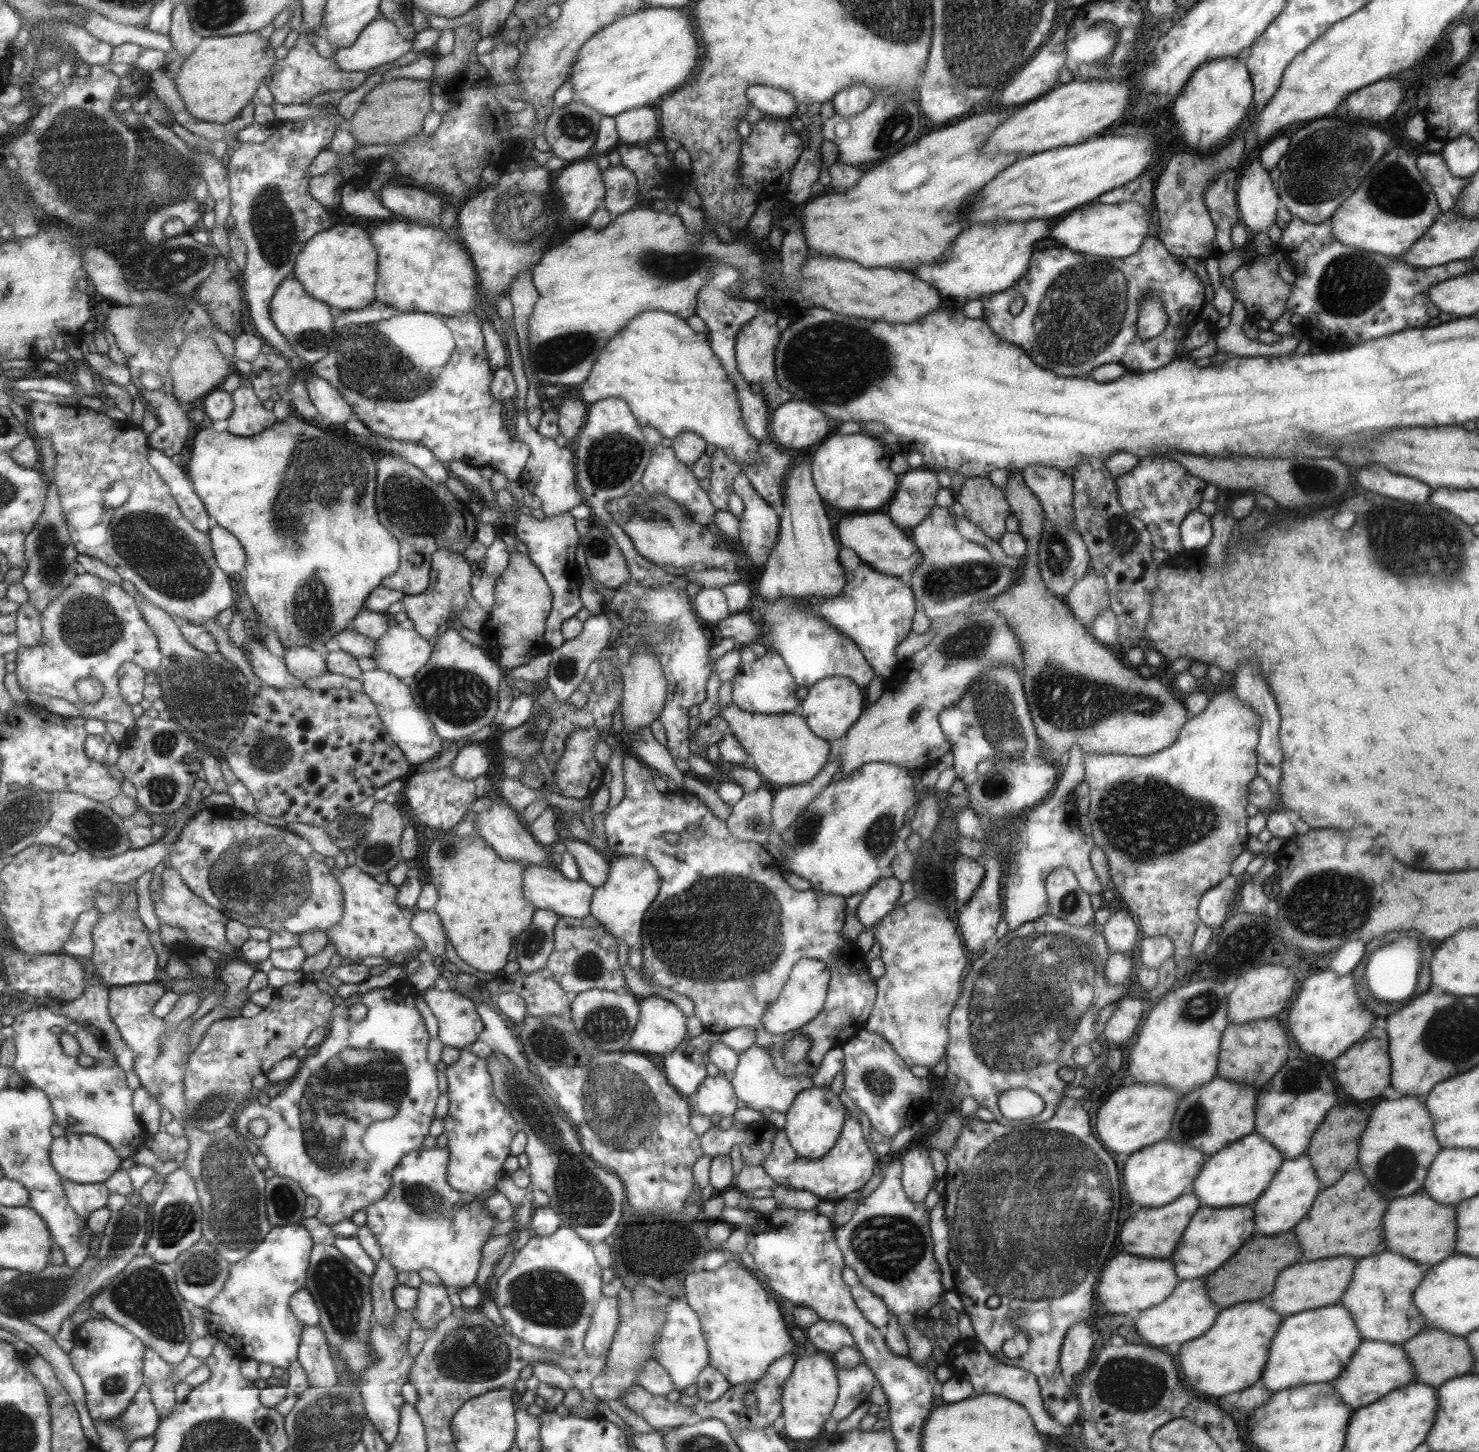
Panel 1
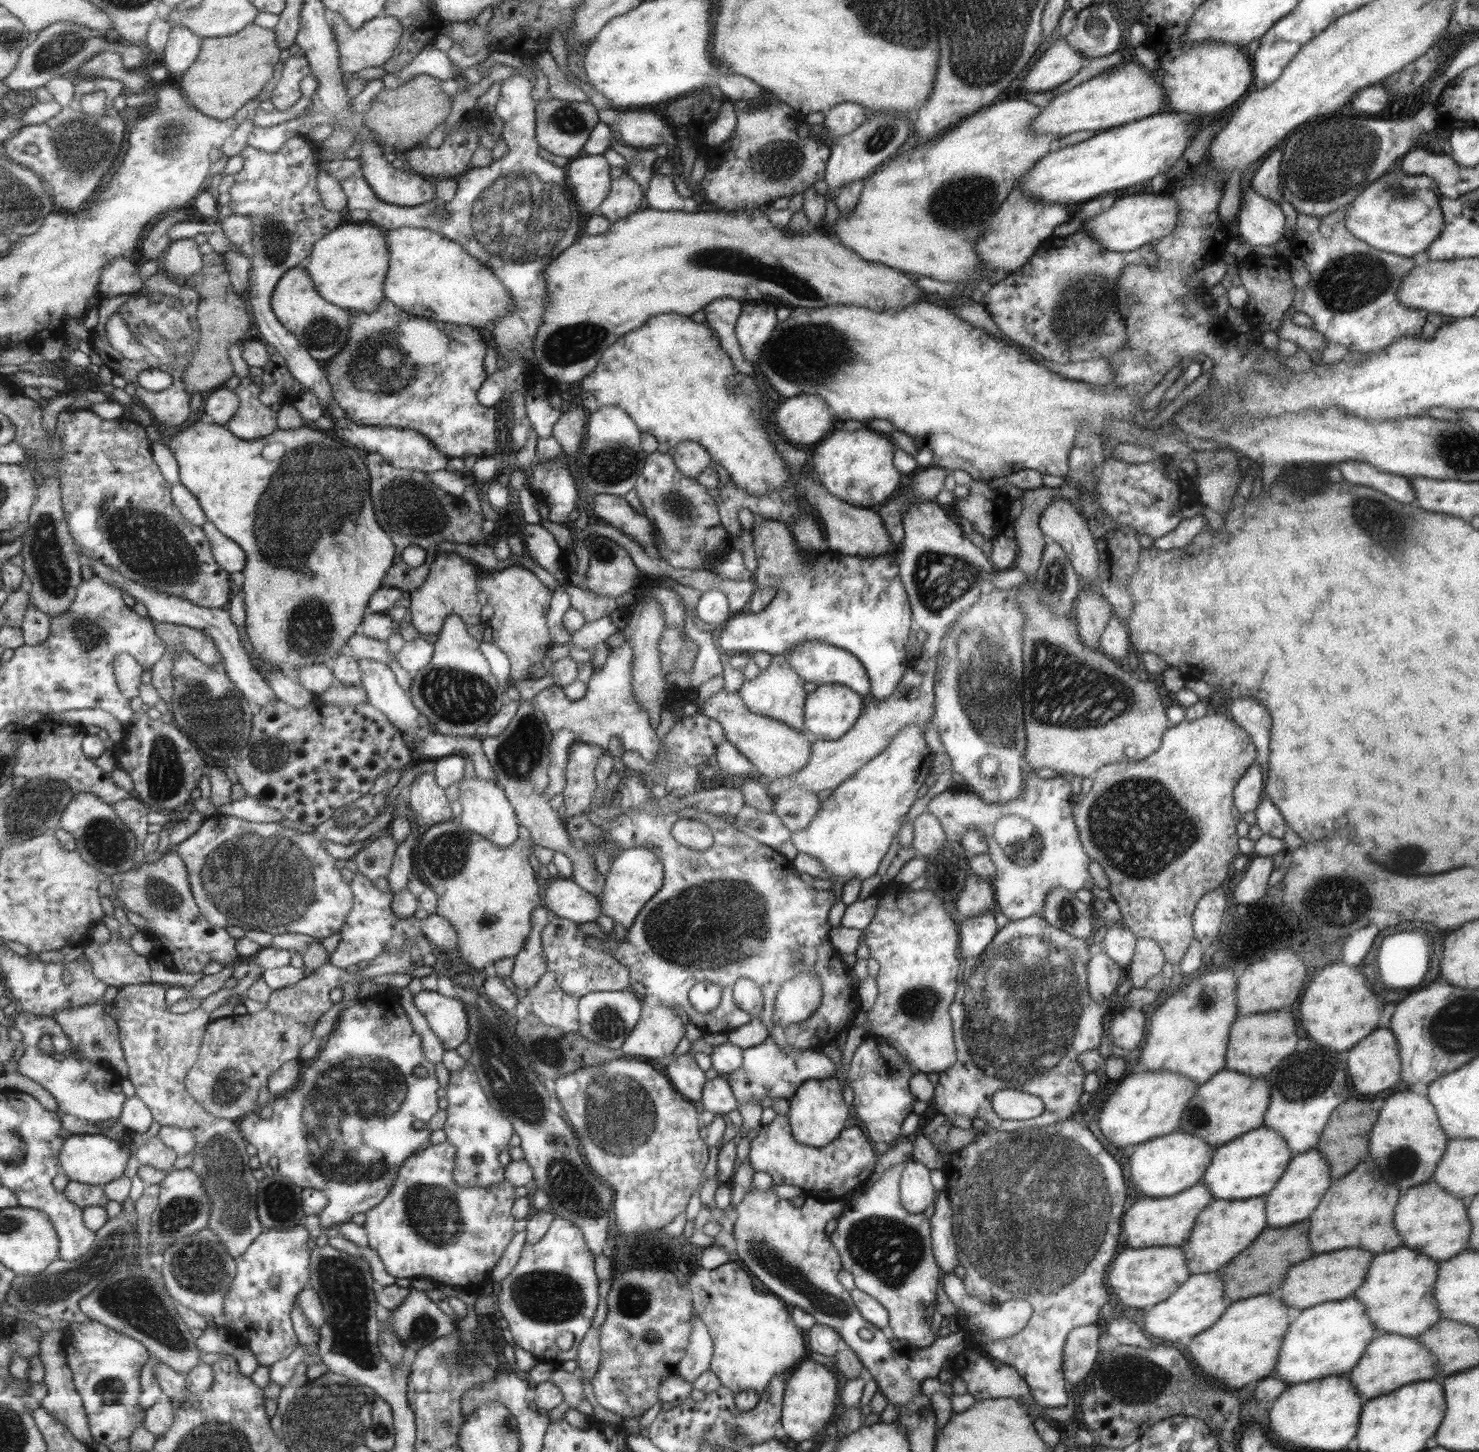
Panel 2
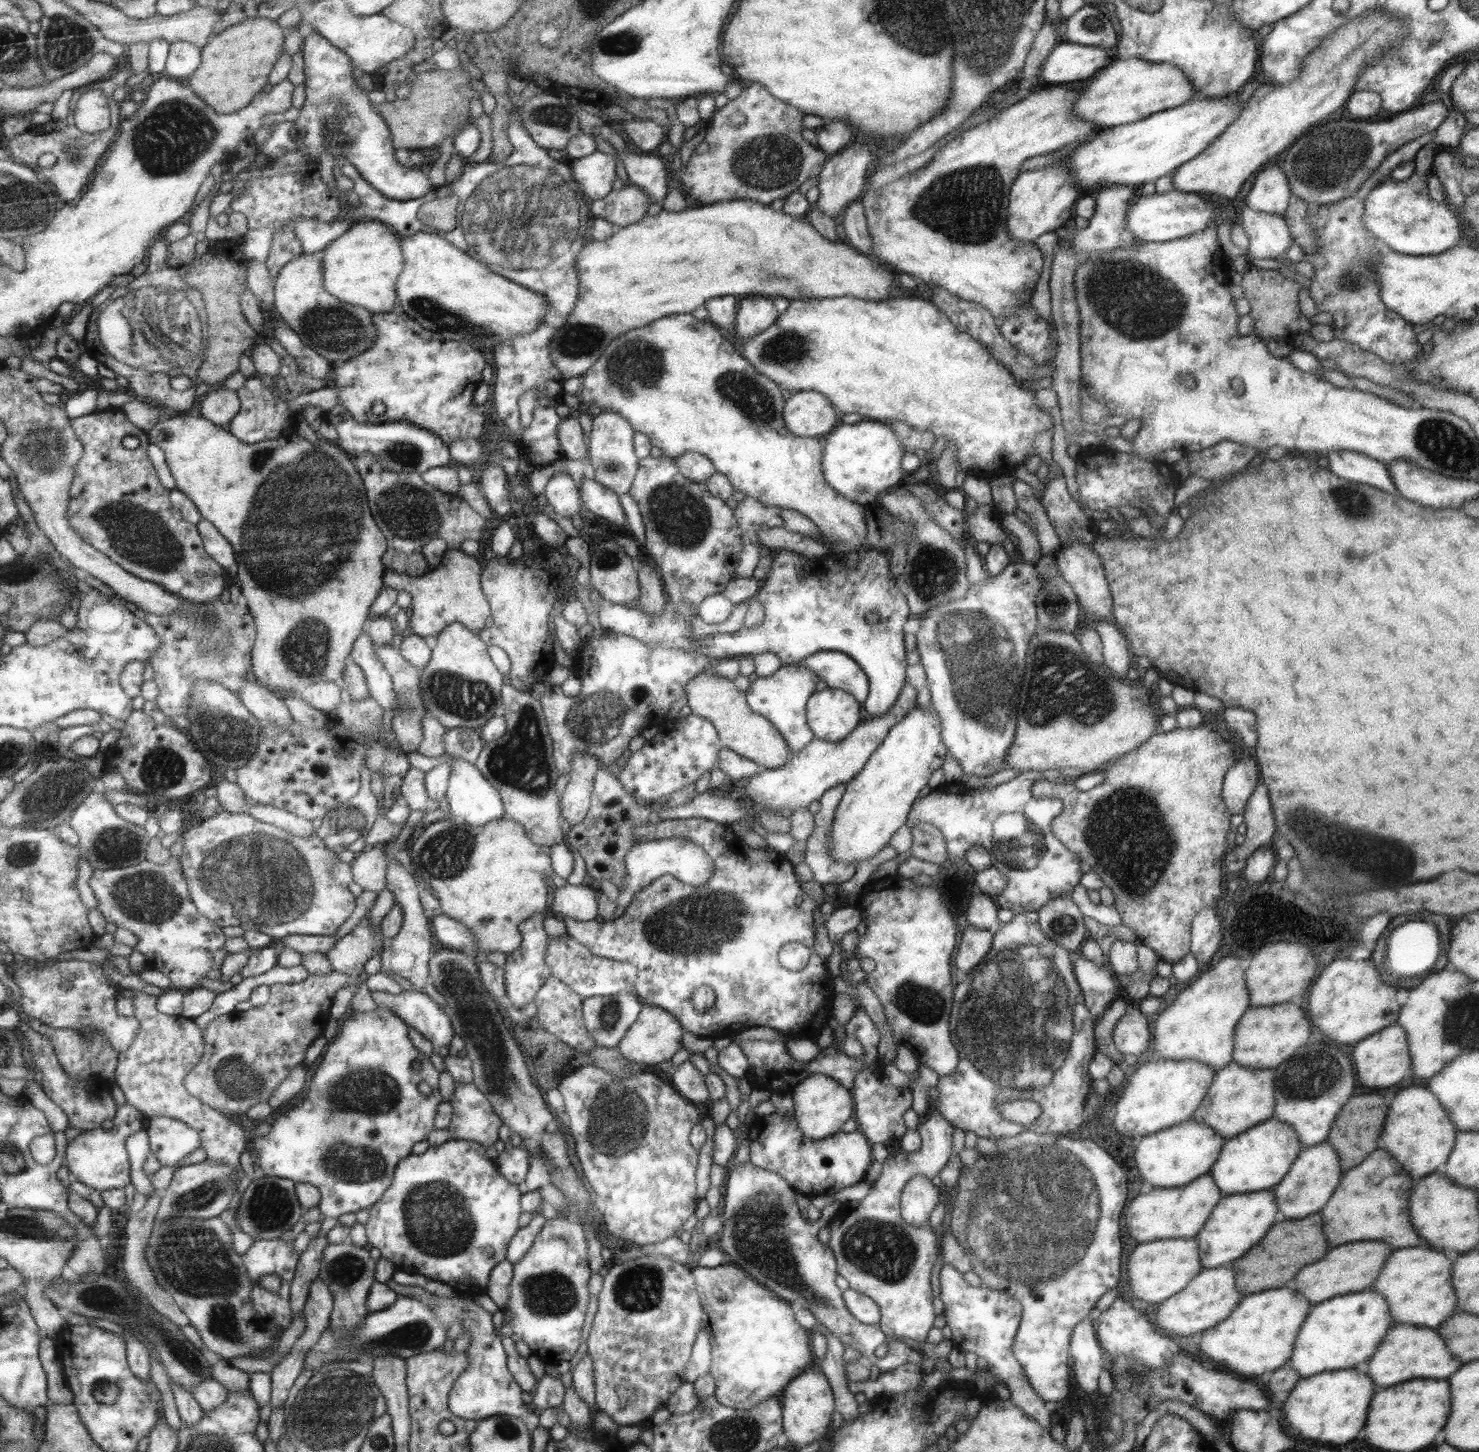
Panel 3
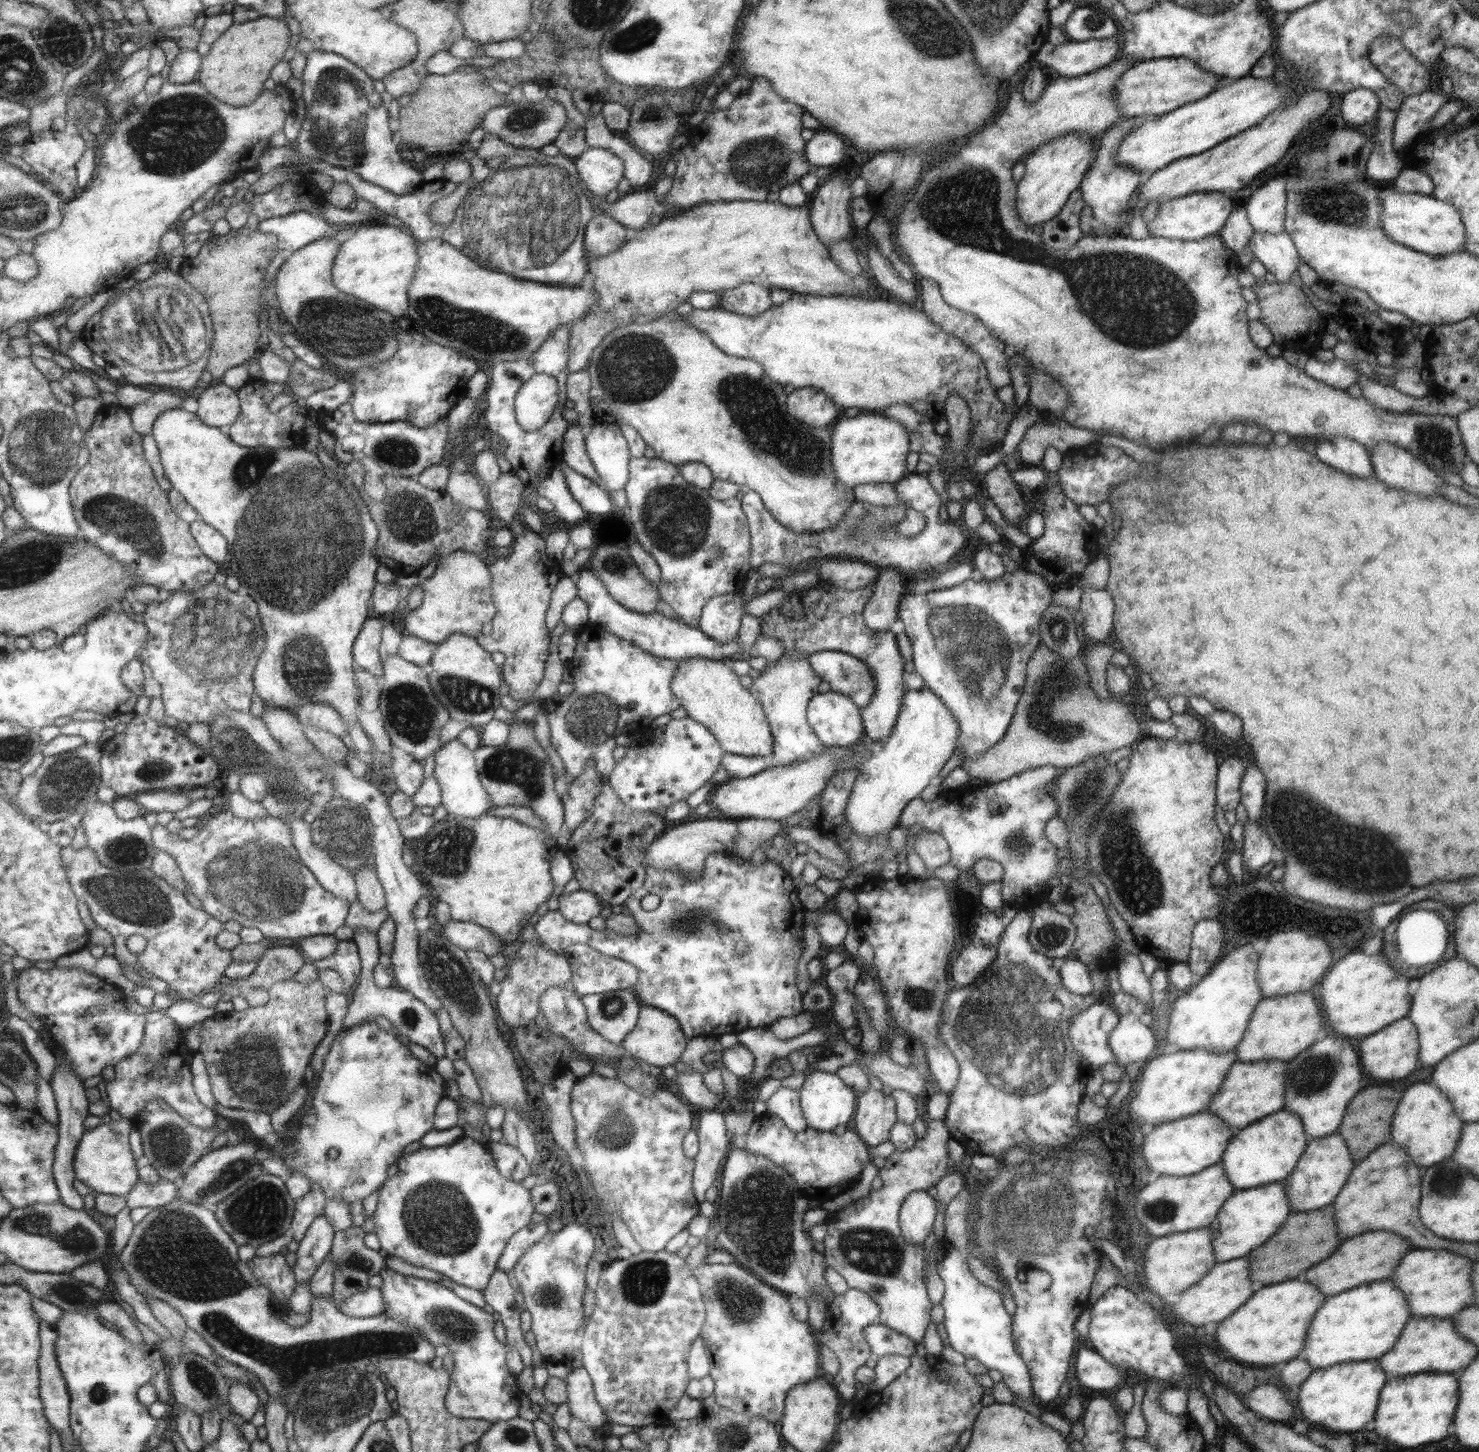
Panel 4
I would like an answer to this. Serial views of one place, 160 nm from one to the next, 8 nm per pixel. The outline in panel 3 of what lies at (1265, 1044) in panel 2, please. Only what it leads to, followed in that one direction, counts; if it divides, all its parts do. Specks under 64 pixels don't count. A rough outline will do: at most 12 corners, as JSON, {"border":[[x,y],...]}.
{"border":[[1289,1001],[1249,1005],[1232,1062],[1275,1069],[1307,1042],[1311,1022]]}

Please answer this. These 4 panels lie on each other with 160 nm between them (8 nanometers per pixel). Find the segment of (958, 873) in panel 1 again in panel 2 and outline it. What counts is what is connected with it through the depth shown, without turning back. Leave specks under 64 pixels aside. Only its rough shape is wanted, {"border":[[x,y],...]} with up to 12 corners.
{"border":[[970,874],[955,902],[961,921],[992,912],[992,883]]}

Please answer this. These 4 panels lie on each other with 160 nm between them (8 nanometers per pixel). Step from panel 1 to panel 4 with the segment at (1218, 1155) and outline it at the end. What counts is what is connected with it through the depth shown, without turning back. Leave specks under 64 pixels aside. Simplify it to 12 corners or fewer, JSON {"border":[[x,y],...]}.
{"border":[[1279,1110],[1232,1135],[1221,1164],[1234,1189],[1284,1182],[1309,1141]]}

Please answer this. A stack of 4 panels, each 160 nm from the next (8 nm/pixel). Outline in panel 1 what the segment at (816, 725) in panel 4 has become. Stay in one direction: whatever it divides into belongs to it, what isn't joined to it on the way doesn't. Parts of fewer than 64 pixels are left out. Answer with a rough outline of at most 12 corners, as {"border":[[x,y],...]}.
{"border":[[829,676],[808,687],[800,716],[833,742],[859,719],[865,690]]}

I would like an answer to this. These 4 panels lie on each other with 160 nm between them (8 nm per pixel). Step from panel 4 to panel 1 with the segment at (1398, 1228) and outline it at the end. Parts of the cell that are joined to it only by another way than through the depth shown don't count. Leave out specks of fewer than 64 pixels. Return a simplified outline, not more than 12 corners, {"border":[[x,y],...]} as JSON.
{"border":[[1351,1166],[1295,1226],[1303,1258],[1383,1252],[1383,1194]]}

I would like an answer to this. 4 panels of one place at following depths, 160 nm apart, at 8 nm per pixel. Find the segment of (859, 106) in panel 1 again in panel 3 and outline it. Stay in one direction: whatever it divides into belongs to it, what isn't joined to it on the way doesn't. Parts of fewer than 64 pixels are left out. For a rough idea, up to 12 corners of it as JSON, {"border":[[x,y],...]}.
{"border":[[843,121],[819,128],[814,146],[831,156],[849,147],[855,130]]}

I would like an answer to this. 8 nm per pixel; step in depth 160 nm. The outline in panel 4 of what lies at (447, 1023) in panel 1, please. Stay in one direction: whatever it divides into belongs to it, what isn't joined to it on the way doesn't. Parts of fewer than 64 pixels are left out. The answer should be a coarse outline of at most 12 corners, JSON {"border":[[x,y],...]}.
{"border":[[355,928],[361,978],[342,1030],[385,1017],[398,1036],[444,1057],[435,1015],[406,990],[377,986],[379,937]]}

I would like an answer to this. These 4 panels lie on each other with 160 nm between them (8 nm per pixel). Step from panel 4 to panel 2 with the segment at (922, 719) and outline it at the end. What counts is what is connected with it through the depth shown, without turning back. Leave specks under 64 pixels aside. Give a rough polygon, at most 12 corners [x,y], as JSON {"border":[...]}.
{"border":[[917,725],[840,782],[797,854],[832,891],[875,874],[935,751]]}

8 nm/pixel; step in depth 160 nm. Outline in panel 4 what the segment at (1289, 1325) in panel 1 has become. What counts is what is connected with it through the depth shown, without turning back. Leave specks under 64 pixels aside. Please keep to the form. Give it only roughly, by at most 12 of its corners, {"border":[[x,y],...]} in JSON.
{"border":[[1390,1278],[1327,1296],[1299,1355],[1377,1360],[1410,1315]]}

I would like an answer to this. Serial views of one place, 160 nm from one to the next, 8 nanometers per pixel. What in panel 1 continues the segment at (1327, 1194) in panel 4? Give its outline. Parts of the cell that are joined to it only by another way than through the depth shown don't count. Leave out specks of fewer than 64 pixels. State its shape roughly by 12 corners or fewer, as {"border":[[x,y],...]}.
{"border":[[1306,1153],[1251,1204],[1255,1232],[1291,1230],[1323,1186]]}

